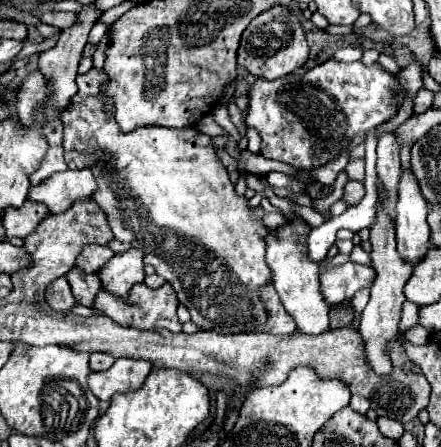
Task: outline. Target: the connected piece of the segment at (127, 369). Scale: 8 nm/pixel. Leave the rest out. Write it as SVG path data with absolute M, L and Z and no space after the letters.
M121 358L121 360L115 360L115 364L105 372L91 372L89 388L99 400L109 402L117 392L125 394L125 392L139 390L141 384L145 384L151 368L153 366L149 366L149 362Z

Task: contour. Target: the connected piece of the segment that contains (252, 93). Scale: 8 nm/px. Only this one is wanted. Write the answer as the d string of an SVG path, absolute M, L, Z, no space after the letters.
M327 60L305 74L289 74L279 80L261 80L257 78L253 86L249 86L249 110L245 124L249 128L255 128L261 136L261 156L279 160L285 164L295 166L297 170L311 170L319 168L339 154L347 150L355 134L367 132L387 120L391 120L397 114L395 108L395 98L391 92L391 86L395 84L393 74L381 70L377 64L373 66L363 66L363 62L337 62L337 60Z

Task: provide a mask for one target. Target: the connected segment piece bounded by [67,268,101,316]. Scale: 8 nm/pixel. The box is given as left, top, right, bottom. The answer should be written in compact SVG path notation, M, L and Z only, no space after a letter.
M73 268L71 272L67 272L67 280L69 280L69 284L71 284L71 290L73 290L75 300L77 300L79 304L91 308L95 316L101 316L101 312L93 308L95 296L97 296L97 292L101 290L101 282L99 282L97 274L83 274L83 272L79 272L77 268Z

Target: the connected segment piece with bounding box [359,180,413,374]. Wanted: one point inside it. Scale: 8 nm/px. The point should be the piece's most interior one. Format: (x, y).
(379, 324)

